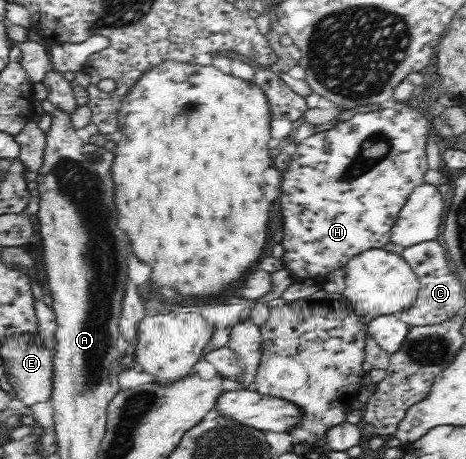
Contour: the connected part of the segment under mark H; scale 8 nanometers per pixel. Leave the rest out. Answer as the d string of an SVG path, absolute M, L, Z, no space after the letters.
M397 102L393 107L381 108L380 110L370 111L367 113L357 113L351 119L338 123L329 129L329 131L323 131L322 133L315 133L311 136L303 139L296 144L296 152L292 155L290 165L287 170L283 171L283 177L280 181L280 206L282 212L282 245L284 247L284 255L282 260L286 264L286 269L290 271L291 275L297 278L297 280L303 280L305 278L319 278L327 276L331 271L345 268L345 265L353 258L367 251L367 249L379 249L384 245L390 243L391 228L397 219L399 211L410 193L417 187L424 183L423 177L429 169L427 165L427 153L425 147L427 147L427 137L432 135L432 123L427 120L427 117L423 112L419 112L417 108L409 106L406 102Z

